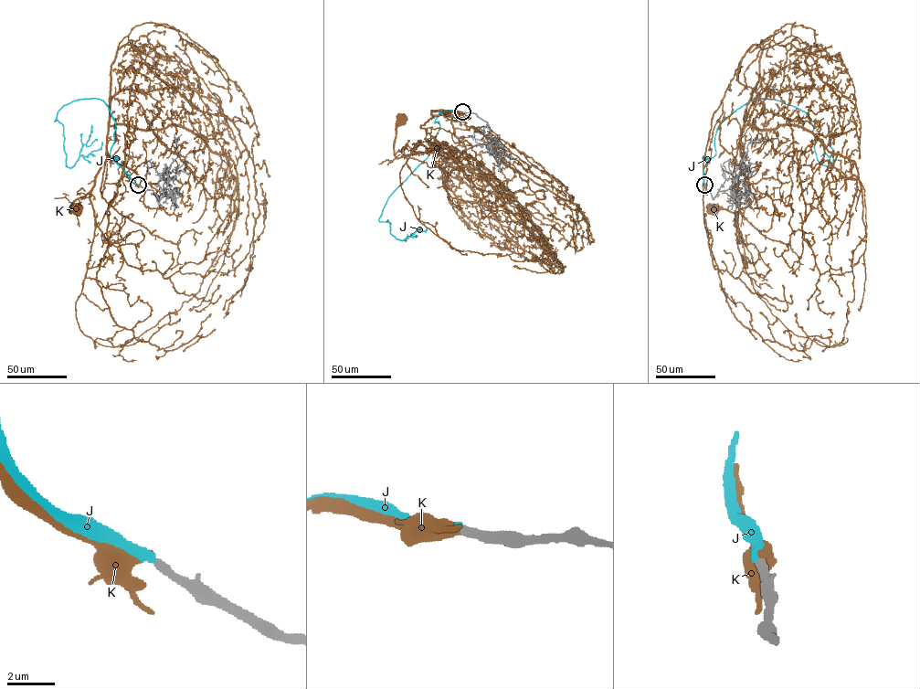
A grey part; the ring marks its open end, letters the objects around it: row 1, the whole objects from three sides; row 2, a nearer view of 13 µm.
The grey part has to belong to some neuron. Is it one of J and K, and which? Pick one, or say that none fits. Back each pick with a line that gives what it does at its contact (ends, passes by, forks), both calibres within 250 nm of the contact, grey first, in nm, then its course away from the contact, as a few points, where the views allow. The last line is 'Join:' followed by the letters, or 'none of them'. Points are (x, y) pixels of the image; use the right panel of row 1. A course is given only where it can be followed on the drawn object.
J: it ends; calibres 400 and 340 nm; course (705, 185), (703, 170), (710, 159), (704, 158)
Join: J

